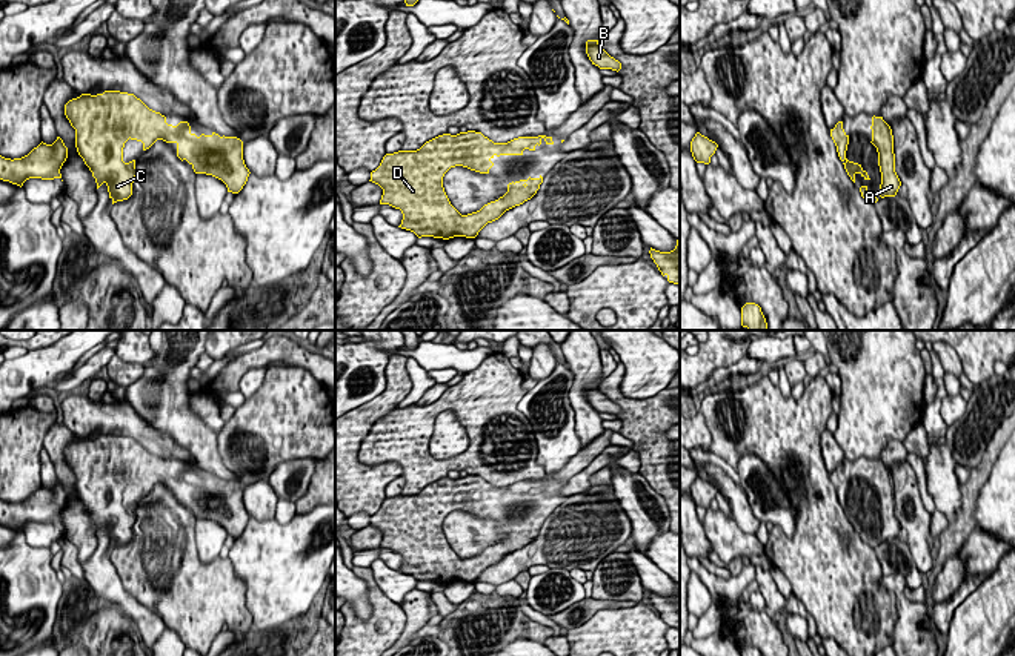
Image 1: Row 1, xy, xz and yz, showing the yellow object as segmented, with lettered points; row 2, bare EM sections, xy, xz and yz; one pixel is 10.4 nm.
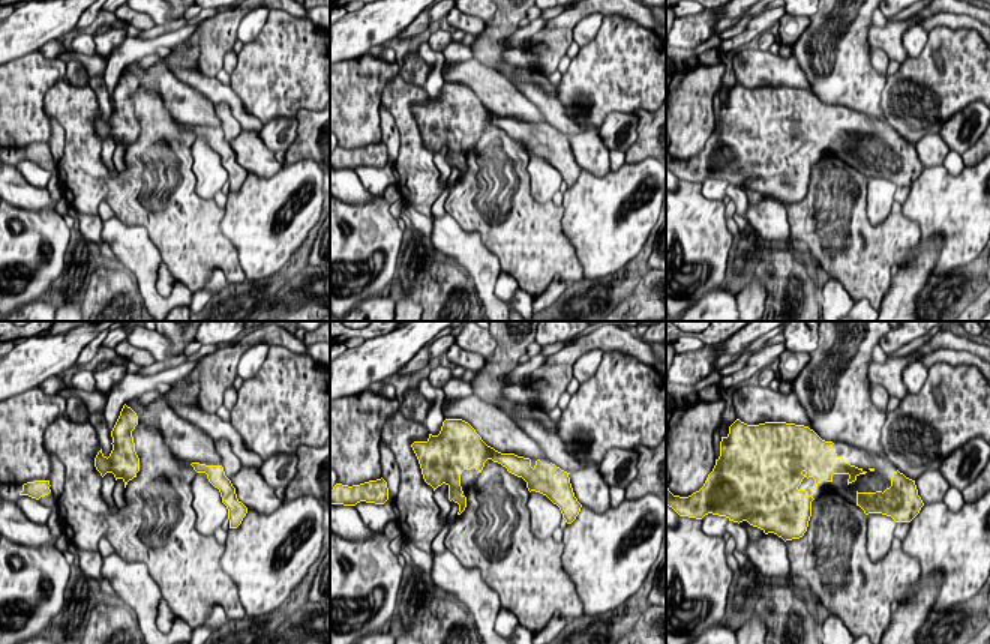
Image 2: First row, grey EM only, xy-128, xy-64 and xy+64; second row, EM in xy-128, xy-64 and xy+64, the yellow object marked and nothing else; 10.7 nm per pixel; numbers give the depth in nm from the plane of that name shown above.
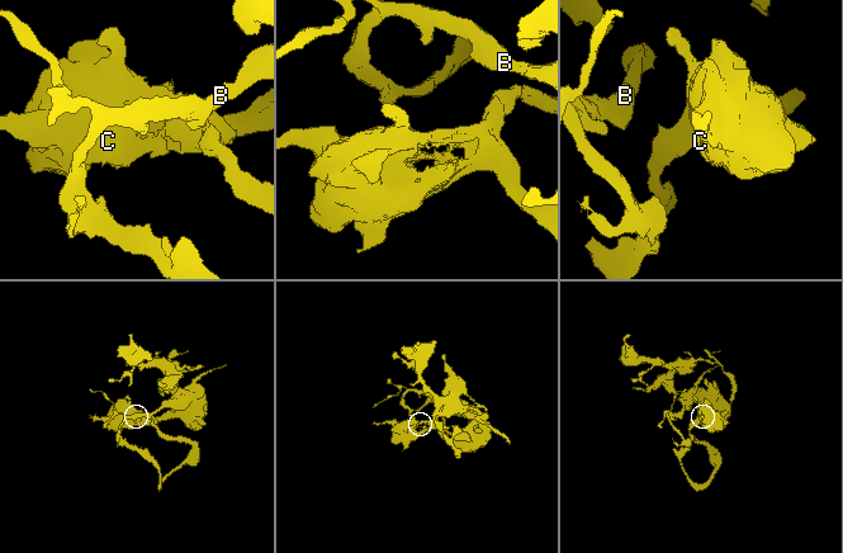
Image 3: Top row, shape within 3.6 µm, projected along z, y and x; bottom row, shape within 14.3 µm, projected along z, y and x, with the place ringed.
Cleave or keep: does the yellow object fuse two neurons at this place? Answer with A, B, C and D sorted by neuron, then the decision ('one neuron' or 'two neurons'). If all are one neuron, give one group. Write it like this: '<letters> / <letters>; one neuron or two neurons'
A B C D; one neuron

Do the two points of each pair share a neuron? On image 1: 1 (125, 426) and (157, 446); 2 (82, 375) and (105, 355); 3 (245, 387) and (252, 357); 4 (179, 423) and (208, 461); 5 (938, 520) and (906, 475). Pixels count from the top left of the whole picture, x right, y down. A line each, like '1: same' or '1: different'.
1: same
2: same
3: different
4: same
5: different

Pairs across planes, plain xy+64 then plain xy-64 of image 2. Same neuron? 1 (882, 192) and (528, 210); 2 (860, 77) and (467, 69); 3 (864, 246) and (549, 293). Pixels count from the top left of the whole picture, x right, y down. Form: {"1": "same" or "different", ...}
{"1": "different", "2": "different", "3": "different"}

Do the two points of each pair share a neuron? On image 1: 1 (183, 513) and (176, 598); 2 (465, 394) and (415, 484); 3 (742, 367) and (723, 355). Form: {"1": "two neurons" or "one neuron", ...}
{"1": "one neuron", "2": "one neuron", "3": "two neurons"}

